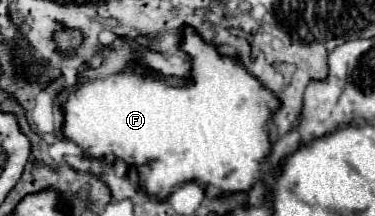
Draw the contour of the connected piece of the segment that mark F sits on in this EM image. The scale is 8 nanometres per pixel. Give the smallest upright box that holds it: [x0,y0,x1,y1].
[63,28,277,200]

